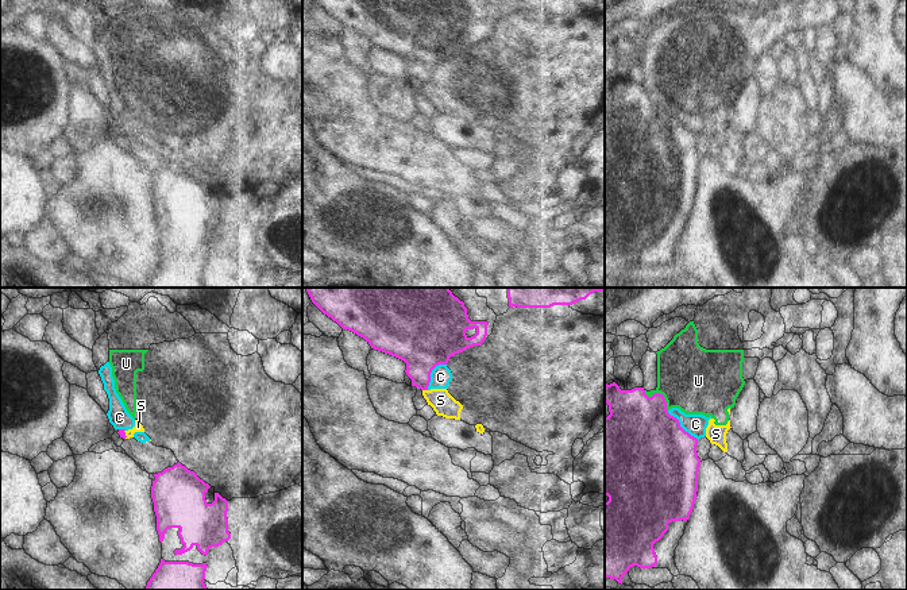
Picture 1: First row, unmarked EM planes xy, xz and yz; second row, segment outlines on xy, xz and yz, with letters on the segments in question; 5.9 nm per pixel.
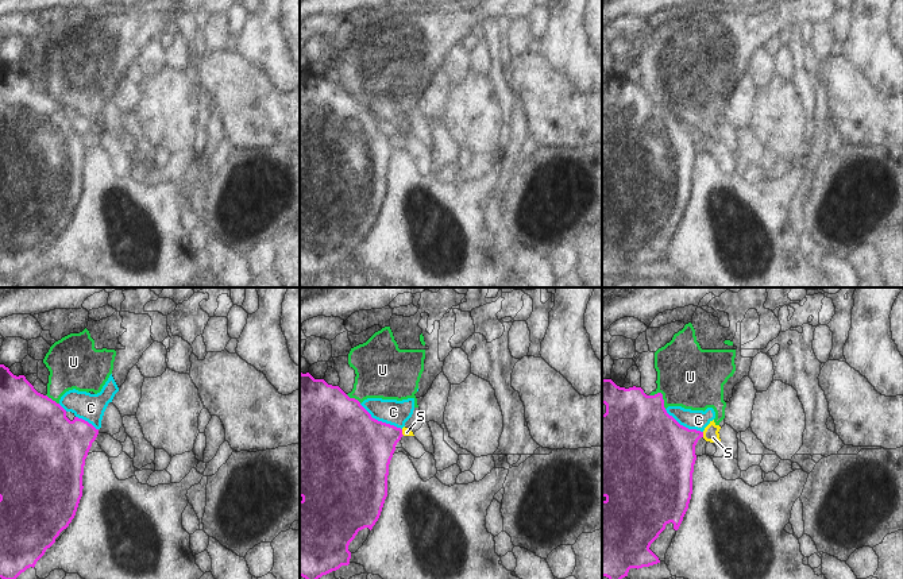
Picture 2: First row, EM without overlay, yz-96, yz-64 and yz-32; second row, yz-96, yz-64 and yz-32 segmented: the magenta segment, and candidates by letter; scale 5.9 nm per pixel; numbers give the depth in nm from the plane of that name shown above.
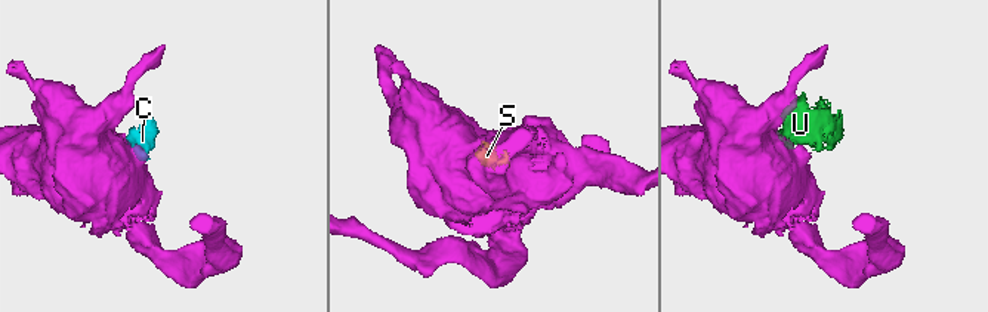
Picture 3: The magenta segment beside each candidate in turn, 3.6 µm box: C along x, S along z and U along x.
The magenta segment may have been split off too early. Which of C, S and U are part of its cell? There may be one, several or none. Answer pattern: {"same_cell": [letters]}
{"same_cell": []}

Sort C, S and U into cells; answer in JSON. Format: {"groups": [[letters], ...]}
{"groups": [["C", "U"], ["S"]]}

